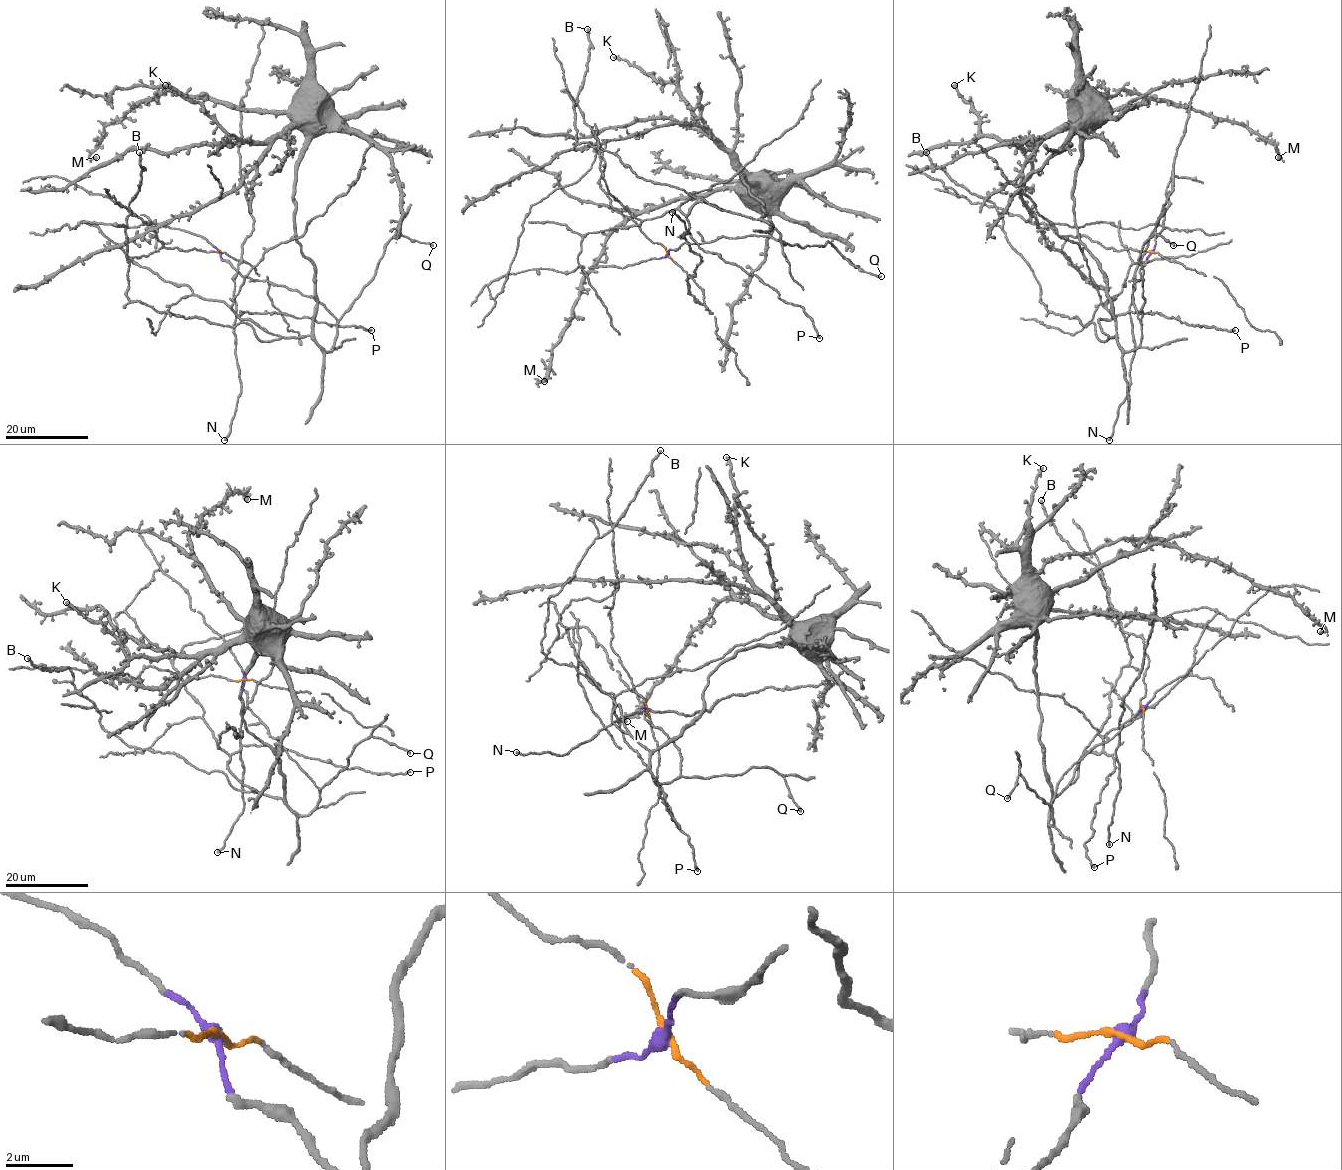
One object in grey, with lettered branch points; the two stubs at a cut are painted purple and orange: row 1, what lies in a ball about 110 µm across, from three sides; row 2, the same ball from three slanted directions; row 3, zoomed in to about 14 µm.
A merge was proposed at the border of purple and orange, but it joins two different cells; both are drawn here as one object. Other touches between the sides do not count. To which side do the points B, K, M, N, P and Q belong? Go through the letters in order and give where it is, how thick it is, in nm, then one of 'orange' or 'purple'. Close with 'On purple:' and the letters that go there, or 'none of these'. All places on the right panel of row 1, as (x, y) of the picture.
B: (926, 152) | 220 nm | purple
K: (954, 85) | 360 nm | purple
M: (1278, 157) | 360 nm | purple
N: (1109, 440) | 240 nm | purple
P: (1235, 330) | 320 nm | purple
Q: (1173, 245) | 220 nm | purple
On purple: B, K, M, N, P, Q

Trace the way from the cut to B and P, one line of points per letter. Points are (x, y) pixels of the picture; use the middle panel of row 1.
B: (668, 254), (725, 236), (784, 243), (768, 223), (640, 178), (612, 152), (574, 143), (587, 28)
P: (668, 254), (723, 236), (784, 245), (768, 223), (697, 202), (687, 216), (697, 245), (799, 305), (820, 338)

